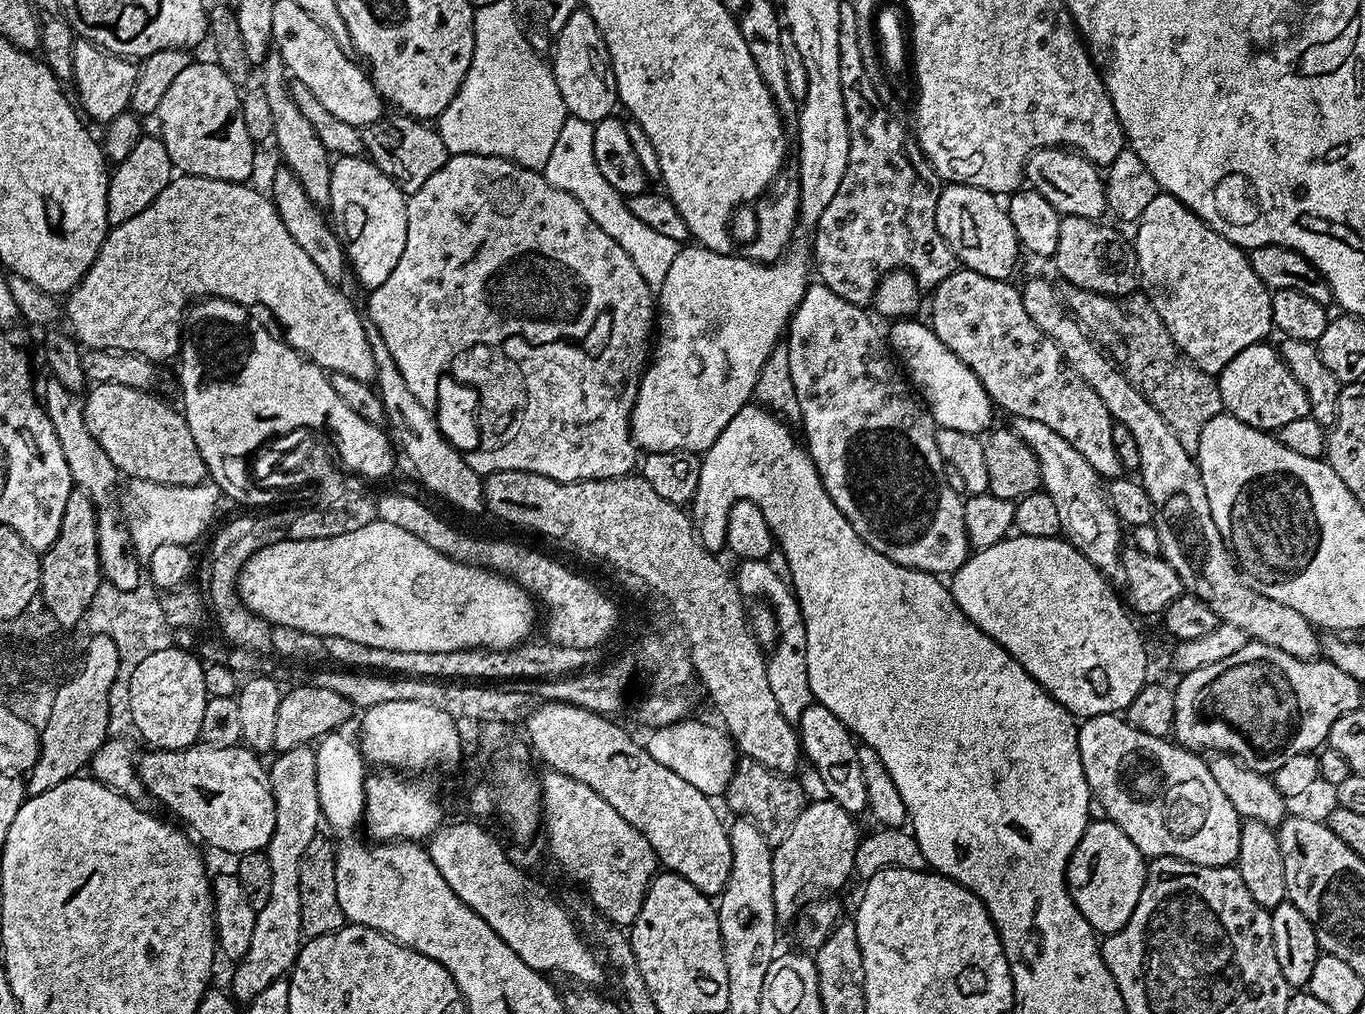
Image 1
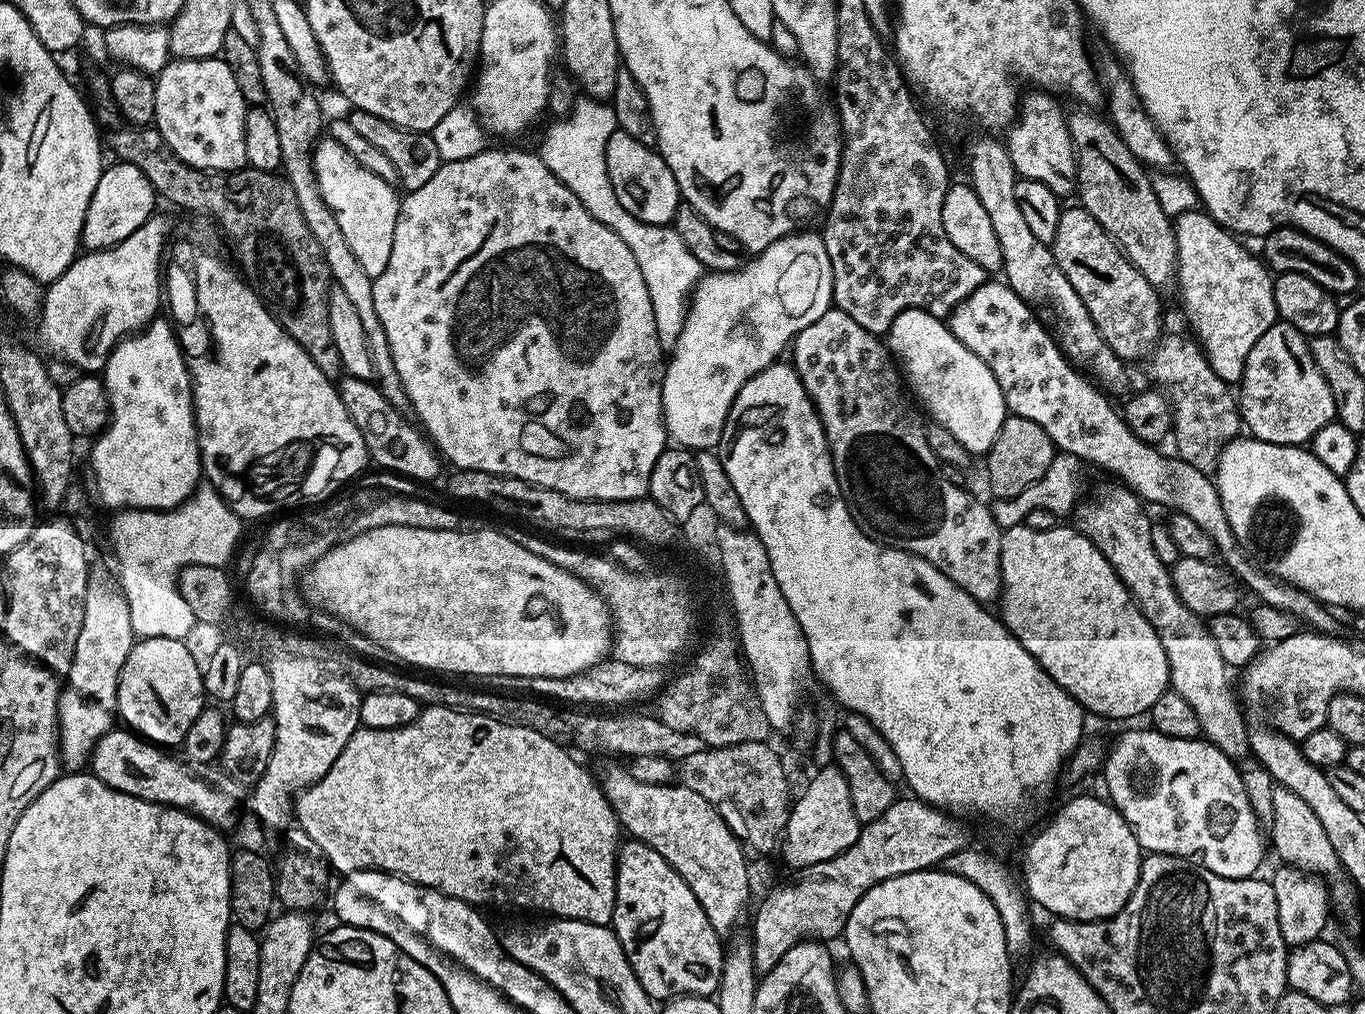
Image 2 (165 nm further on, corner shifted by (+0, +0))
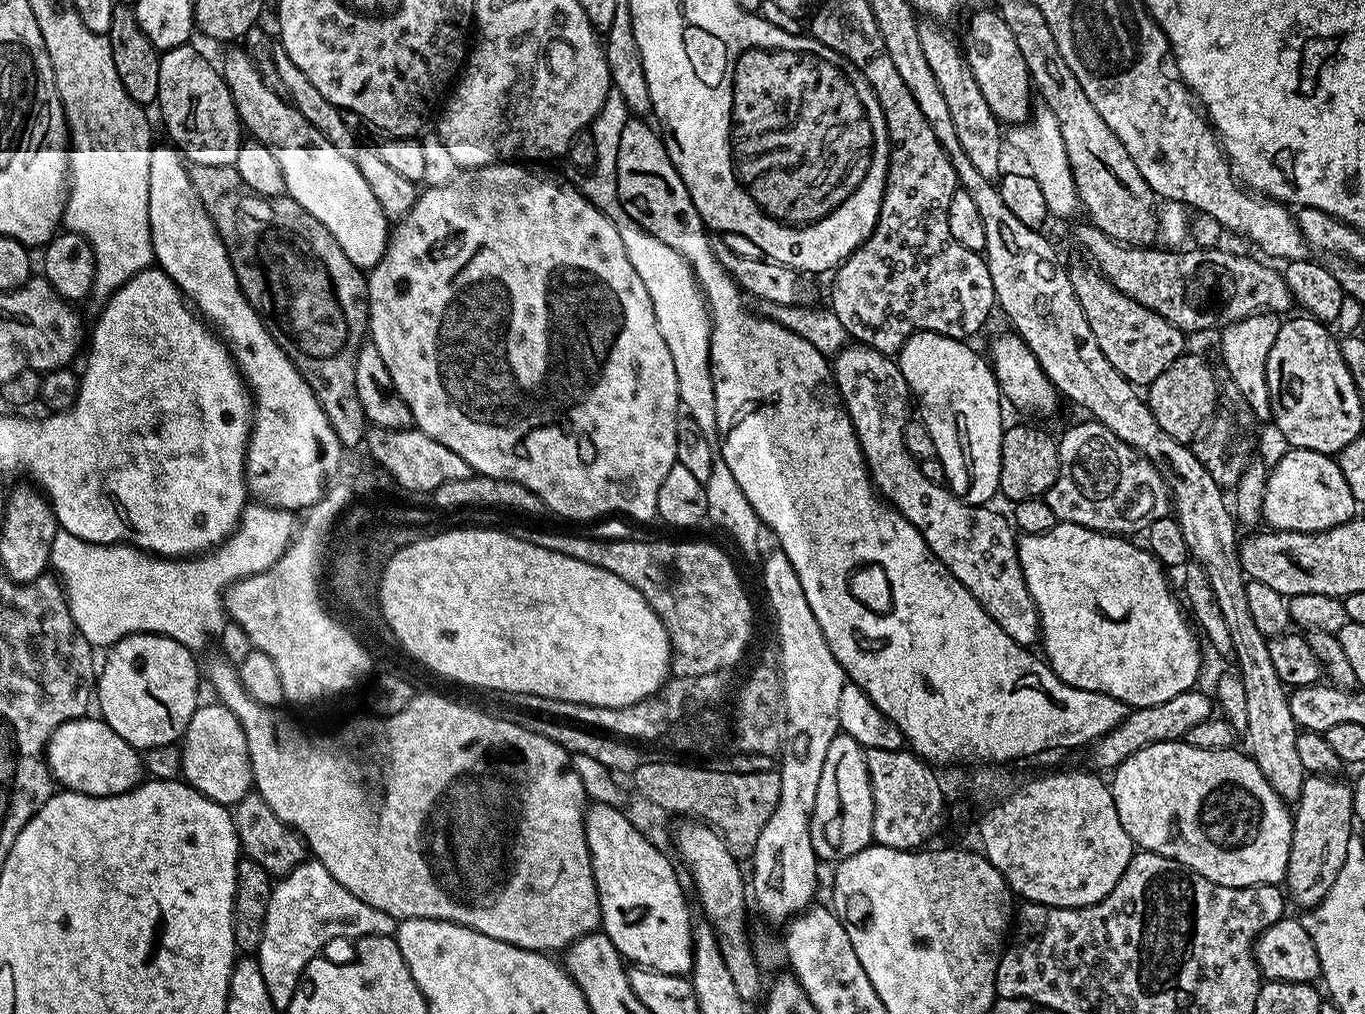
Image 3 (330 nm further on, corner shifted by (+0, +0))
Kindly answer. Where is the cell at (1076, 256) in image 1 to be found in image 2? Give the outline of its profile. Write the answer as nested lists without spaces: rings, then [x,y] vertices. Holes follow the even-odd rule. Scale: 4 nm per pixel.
[[[1065,207],[1058,218],[1058,230],[1054,234],[1051,245],[1056,264],[1070,278],[1070,286],[1082,298],[1094,326],[1102,334],[1102,338],[1114,350],[1119,360],[1131,362],[1141,356],[1147,357],[1151,353],[1157,340],[1161,339],[1160,332],[1160,296],[1158,288],[1152,285],[1142,274],[1130,263],[1119,245],[1108,235],[1106,230],[1088,213],[1084,207]]]

